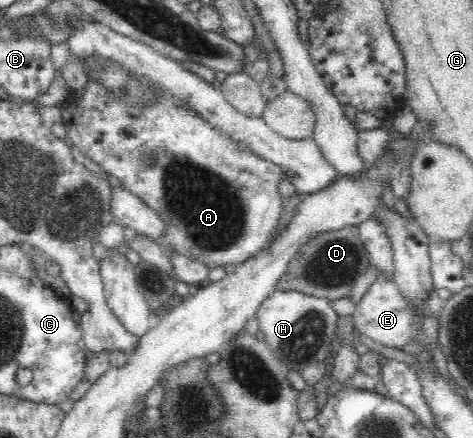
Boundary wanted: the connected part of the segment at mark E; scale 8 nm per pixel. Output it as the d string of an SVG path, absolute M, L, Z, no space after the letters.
M382 272L376 281L368 287L365 295L357 303L353 313L353 325L362 335L383 346L403 350L403 347L416 341L422 333L420 318L414 313L414 308L408 304L404 294L398 289L391 272Z

